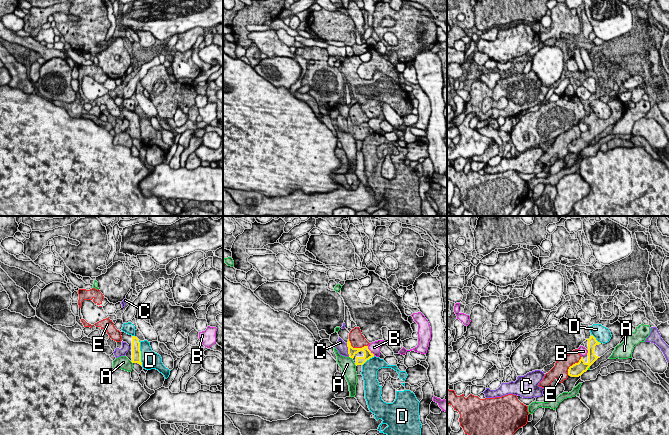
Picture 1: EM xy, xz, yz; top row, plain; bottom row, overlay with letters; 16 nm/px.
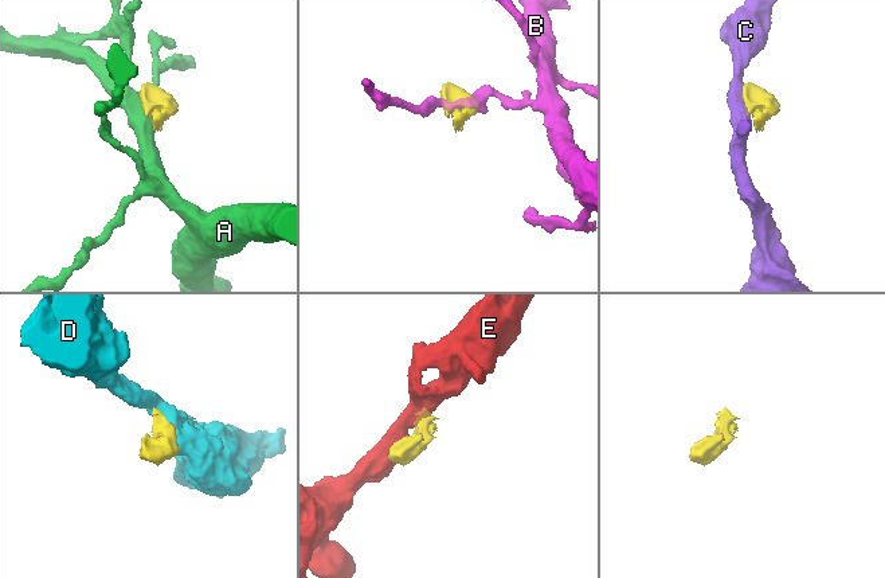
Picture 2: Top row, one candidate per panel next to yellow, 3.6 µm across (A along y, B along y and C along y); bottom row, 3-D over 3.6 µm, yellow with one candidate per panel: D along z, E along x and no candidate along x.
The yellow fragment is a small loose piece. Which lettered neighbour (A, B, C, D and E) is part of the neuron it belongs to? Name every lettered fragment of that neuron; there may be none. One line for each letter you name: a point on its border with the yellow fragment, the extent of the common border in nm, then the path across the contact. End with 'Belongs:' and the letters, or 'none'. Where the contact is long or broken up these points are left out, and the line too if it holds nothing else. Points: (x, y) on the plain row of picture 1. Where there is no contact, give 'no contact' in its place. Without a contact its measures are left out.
Belongs: none

